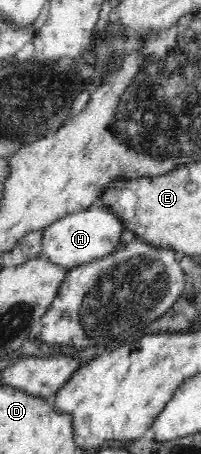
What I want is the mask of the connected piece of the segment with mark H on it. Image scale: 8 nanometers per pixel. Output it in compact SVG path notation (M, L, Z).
M96 202L83 211L70 213L44 229L44 248L51 262L74 268L112 254L122 242L126 223L104 203Z

